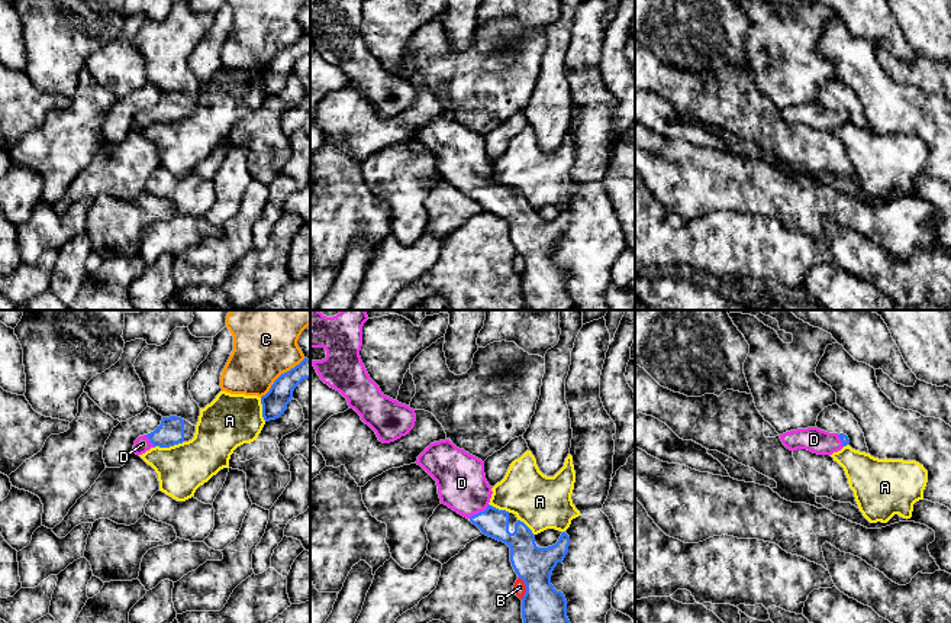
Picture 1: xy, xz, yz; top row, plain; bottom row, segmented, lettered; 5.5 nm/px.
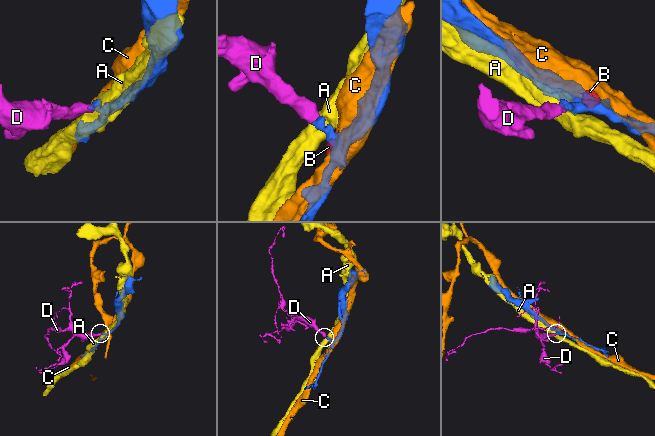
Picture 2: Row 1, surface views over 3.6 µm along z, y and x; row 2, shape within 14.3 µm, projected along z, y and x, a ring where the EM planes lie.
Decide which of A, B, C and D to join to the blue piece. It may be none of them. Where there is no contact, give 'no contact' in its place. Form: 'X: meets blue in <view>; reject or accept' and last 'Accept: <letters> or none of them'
A: meets blue in xy; reject
B: meets blue in xz; reject
C: meets blue in xy; reject
D: meets blue in xz; accept
Accept: D

